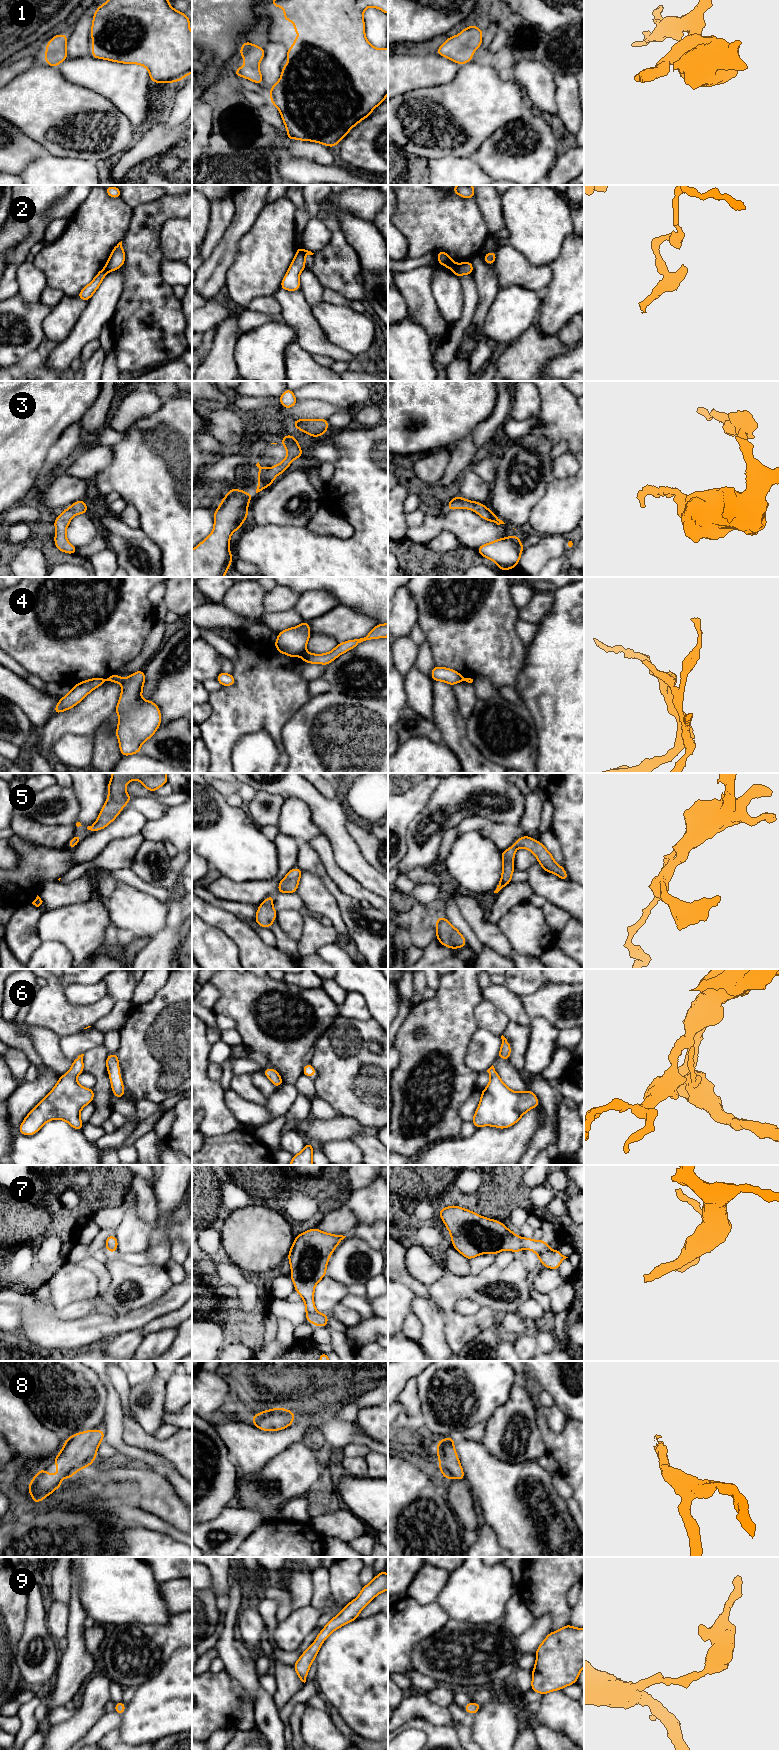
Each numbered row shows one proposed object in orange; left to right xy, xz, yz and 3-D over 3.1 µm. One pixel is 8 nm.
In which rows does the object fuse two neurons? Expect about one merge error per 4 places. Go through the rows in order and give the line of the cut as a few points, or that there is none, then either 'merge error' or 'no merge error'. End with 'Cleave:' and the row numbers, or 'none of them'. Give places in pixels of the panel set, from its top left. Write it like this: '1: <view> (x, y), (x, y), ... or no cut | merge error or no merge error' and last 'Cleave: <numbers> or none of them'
1: no cut | no merge error
2: yz (459, 264), (453, 271) | merge error
3: no cut | no merge error
4: xz (305, 652), (302, 655) | merge error
5: no cut | no merge error
6: no cut | no merge error
7: no cut | no merge error
8: no cut | no merge error
9: no cut | no merge error
Cleave: 2, 4

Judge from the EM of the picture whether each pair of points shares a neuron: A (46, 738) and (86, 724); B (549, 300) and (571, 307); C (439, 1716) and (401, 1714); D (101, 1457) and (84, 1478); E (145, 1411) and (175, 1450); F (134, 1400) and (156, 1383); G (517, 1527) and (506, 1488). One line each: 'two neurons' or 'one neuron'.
A: one neuron
B: one neuron
C: one neuron
D: two neurons
E: two neurons
F: one neuron
G: one neuron

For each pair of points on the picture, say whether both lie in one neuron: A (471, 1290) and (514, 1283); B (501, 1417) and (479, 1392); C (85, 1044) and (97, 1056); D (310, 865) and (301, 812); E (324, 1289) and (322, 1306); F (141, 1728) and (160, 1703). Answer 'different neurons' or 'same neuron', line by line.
A: same neuron
B: different neurons
C: different neurons
D: different neurons
E: same neuron
F: same neuron

